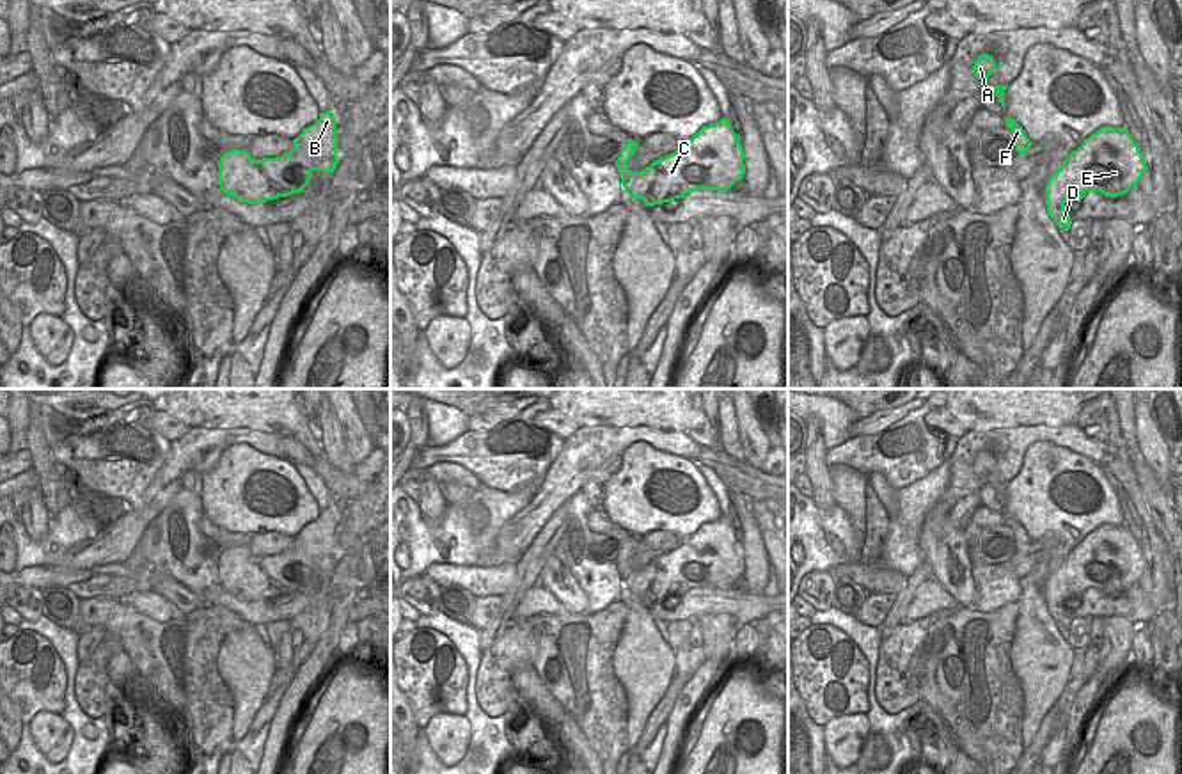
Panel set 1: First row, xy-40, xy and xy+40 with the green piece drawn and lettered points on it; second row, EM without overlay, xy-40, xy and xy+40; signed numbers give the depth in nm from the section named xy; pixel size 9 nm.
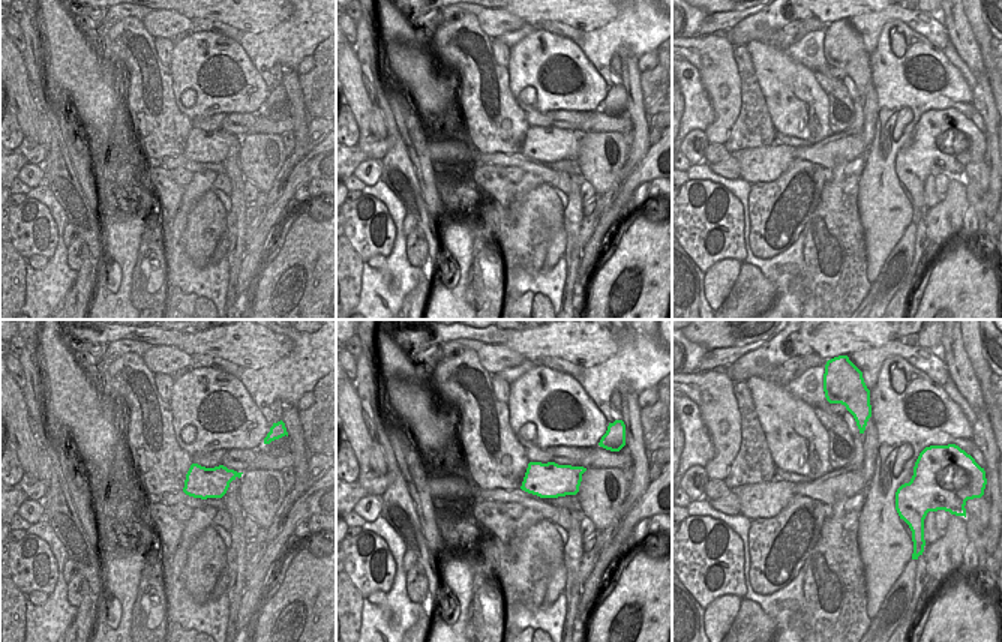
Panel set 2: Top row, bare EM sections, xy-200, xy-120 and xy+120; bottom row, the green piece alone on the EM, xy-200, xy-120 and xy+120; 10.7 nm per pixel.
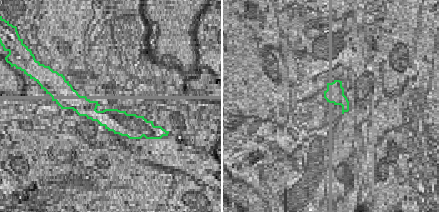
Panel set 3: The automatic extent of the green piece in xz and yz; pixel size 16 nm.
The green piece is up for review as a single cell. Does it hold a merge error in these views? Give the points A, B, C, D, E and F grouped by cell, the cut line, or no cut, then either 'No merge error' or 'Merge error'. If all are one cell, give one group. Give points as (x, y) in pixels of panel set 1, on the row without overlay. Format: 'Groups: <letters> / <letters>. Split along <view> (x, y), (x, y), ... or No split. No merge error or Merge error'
Groups: A B C D E F. No split. No merge error.

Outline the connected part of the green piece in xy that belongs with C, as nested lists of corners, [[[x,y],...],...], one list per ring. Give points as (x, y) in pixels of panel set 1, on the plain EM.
[[[728,517],[703,524],[678,549],[632,570],[626,559],[639,540],[628,536],[619,549],[616,566],[625,589],[644,604],[683,596],[696,588],[724,589],[745,572],[744,547]]]

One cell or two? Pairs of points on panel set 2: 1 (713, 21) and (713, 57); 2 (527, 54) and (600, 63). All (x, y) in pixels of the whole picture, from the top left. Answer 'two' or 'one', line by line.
1: two
2: two

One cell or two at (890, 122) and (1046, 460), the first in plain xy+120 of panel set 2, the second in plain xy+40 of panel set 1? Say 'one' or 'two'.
one

